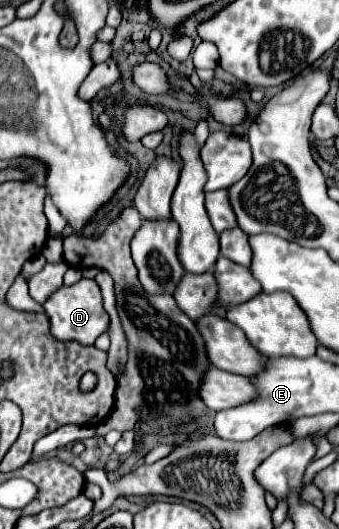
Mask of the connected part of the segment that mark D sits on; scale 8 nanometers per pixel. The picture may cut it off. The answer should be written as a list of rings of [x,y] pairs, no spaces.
[[[81,278],[73,286],[57,288],[57,292],[49,294],[49,298],[43,302],[43,308],[49,318],[49,328],[51,328],[53,338],[57,338],[61,342],[75,340],[81,346],[91,346],[95,342],[95,338],[101,332],[105,332],[105,328],[109,324],[109,316],[103,310],[101,290],[95,280],[87,280],[87,278]]]

